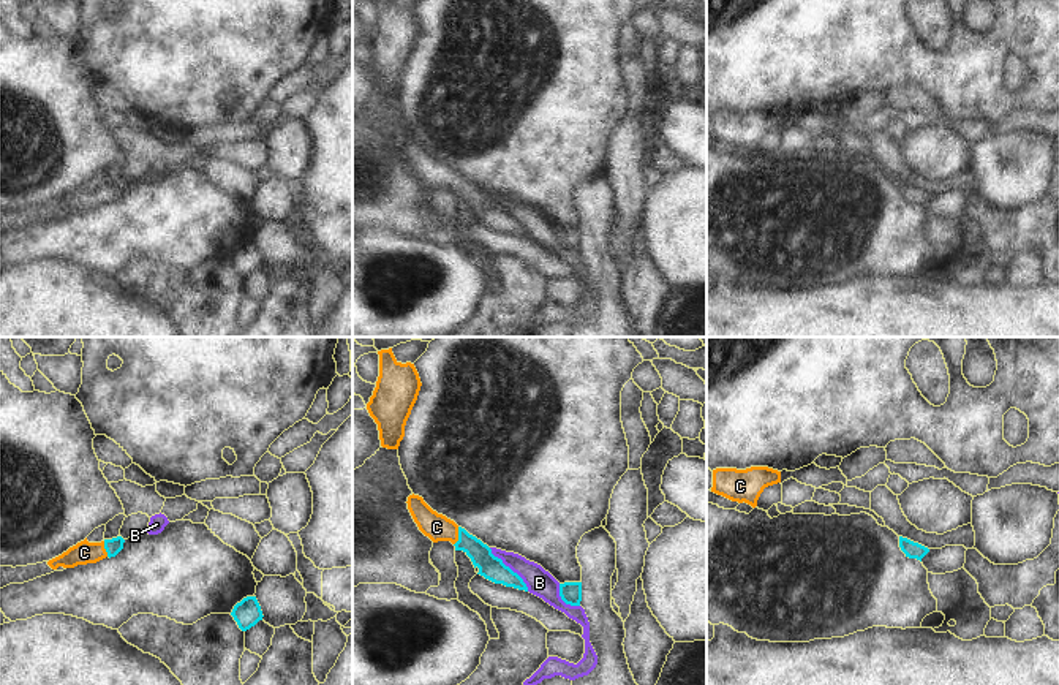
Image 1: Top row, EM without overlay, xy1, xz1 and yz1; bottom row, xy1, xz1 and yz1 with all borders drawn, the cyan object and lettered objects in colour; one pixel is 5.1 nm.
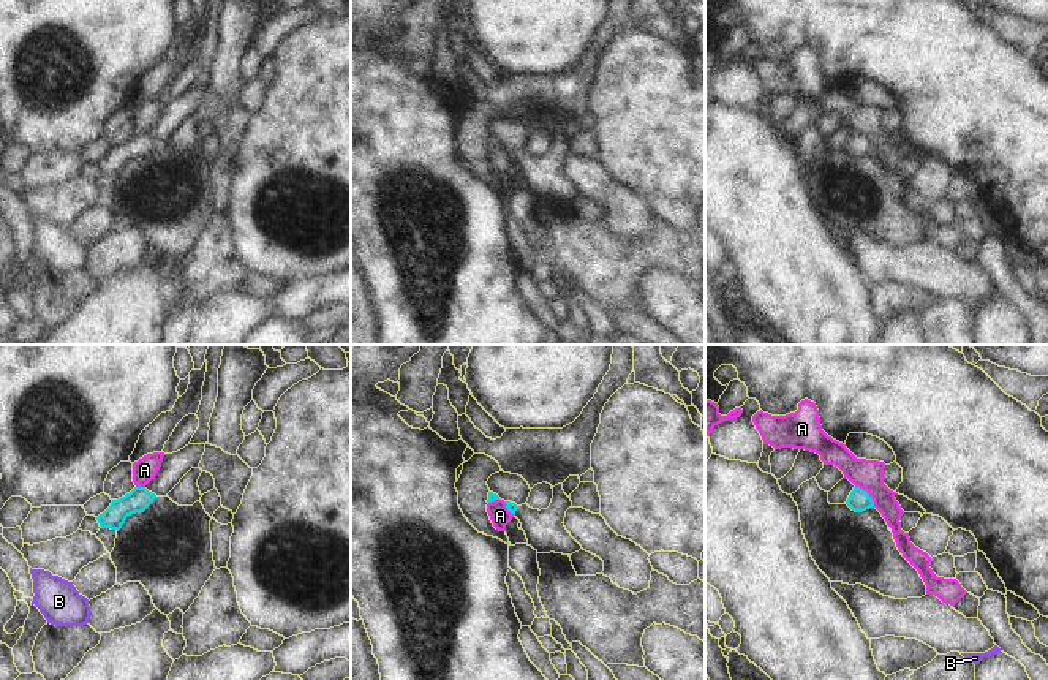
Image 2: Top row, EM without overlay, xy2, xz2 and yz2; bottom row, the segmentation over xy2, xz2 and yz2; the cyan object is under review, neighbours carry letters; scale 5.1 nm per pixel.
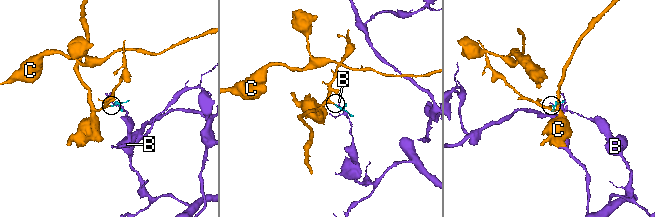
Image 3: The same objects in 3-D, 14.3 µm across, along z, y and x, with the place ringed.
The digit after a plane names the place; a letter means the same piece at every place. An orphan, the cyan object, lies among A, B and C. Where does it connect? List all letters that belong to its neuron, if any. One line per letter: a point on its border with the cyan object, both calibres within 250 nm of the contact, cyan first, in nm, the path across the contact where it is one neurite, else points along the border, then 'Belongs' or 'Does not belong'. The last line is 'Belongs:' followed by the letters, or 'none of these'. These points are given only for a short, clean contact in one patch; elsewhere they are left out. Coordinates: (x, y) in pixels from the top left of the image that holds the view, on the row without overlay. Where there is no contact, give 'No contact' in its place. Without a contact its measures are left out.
A: Touches cyan at yz2 (868, 139). Thickness 120 nm (cyan) against 160 nm. Boundary: yz2 (855, 132), (868, 139), (874, 152). Does not belong
B: Touches cyan at xz1 (509, 214). Thickness 120 nm (cyan) against 140 nm. Does not belong
C: Touches cyan at xz1 (459, 182). Thickness 120 nm (cyan) against 140 nm. Path across: xz1 (490, 212), (459, 182), (437, 173). Belongs
Belongs: C

